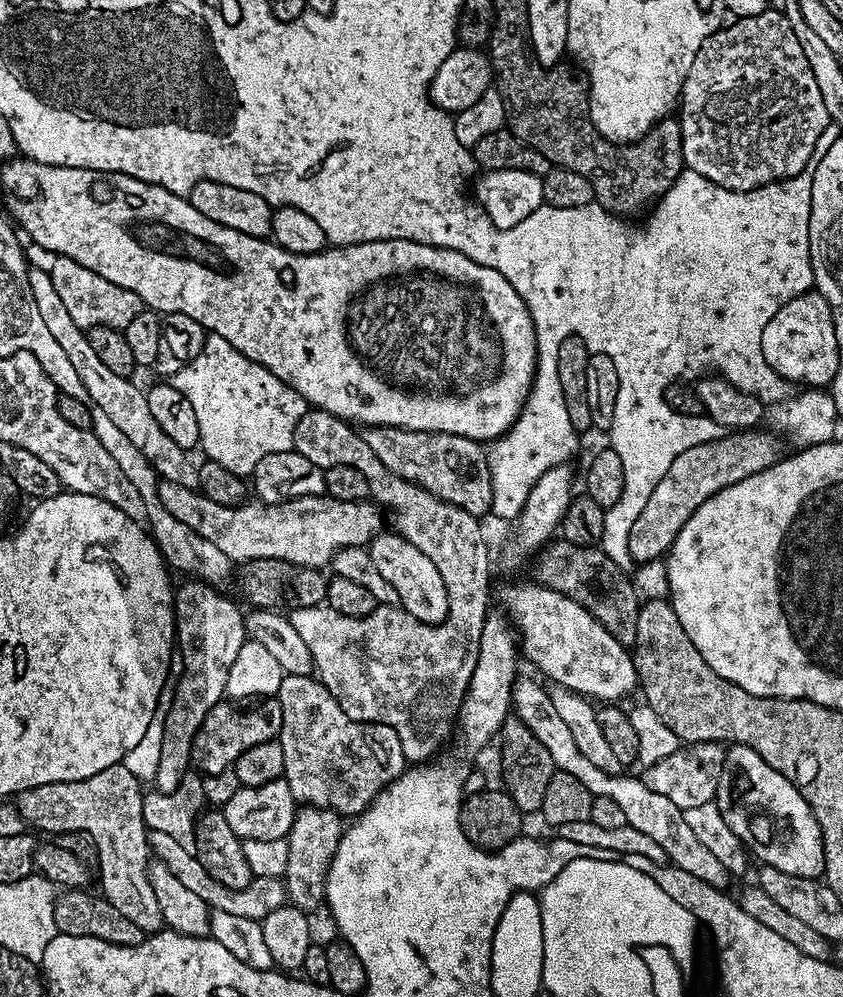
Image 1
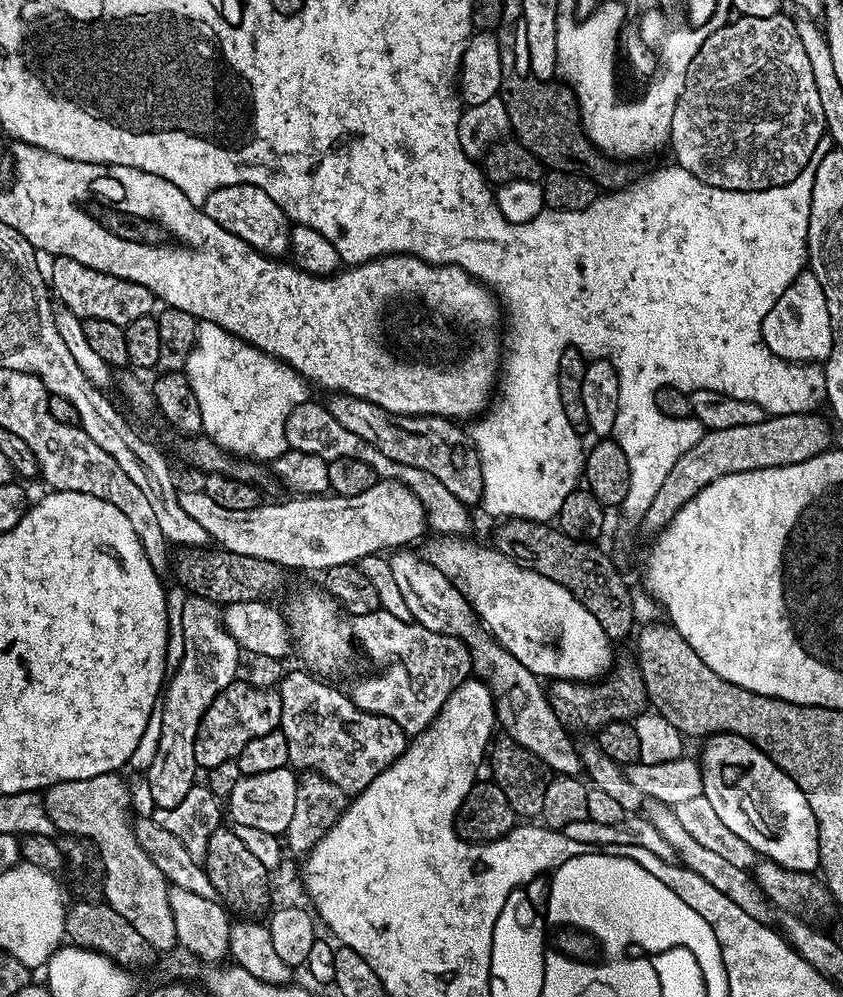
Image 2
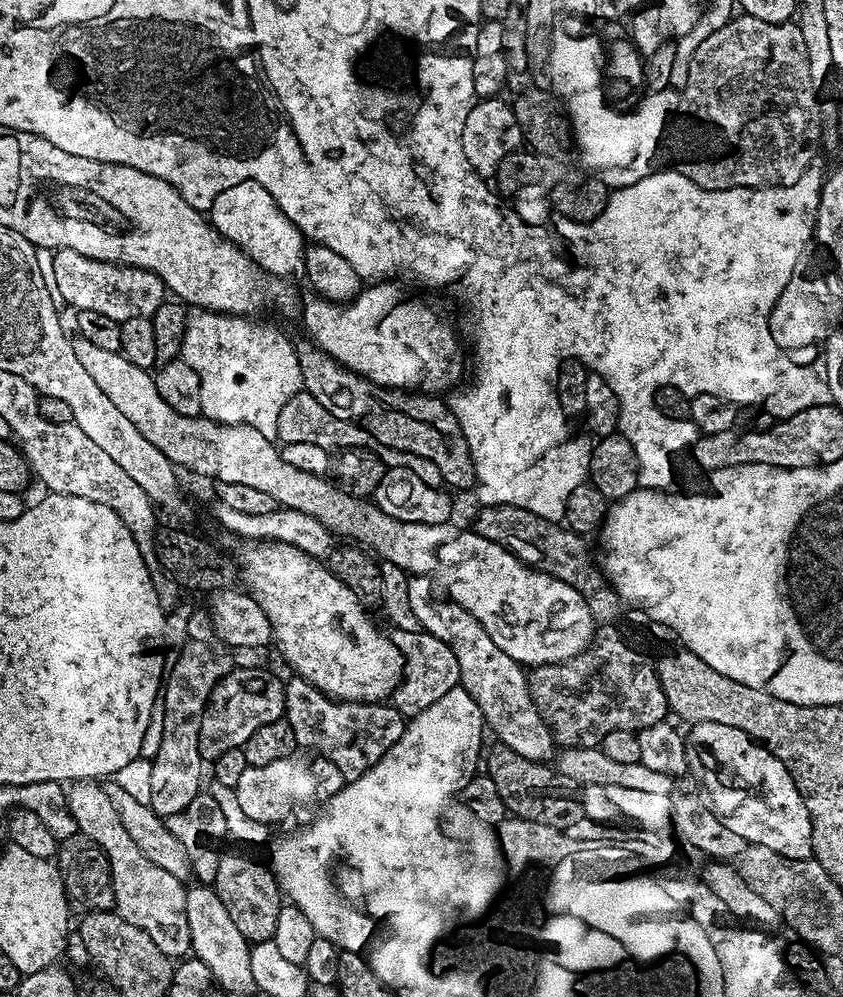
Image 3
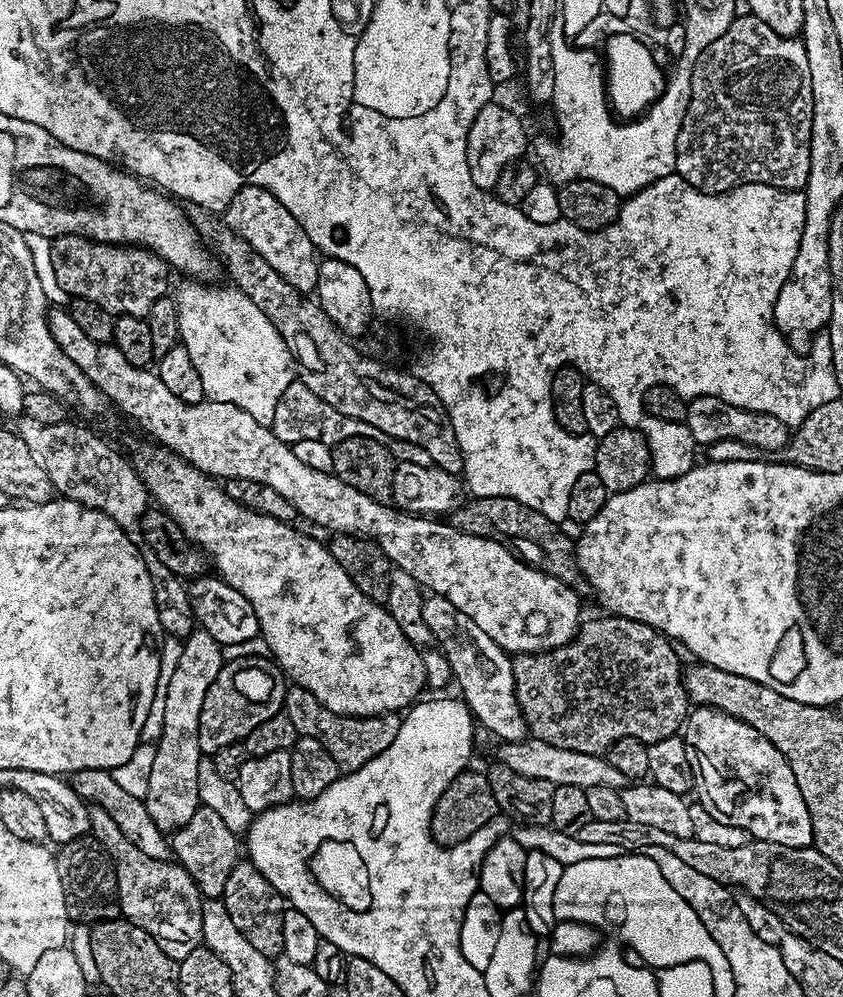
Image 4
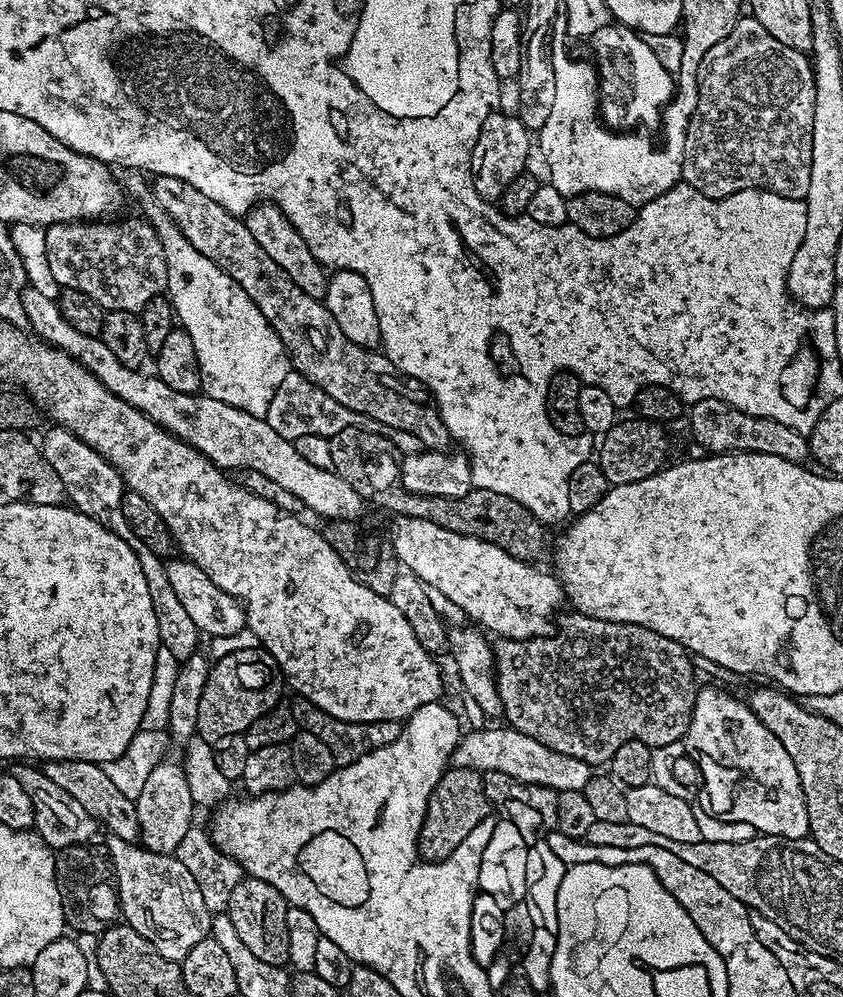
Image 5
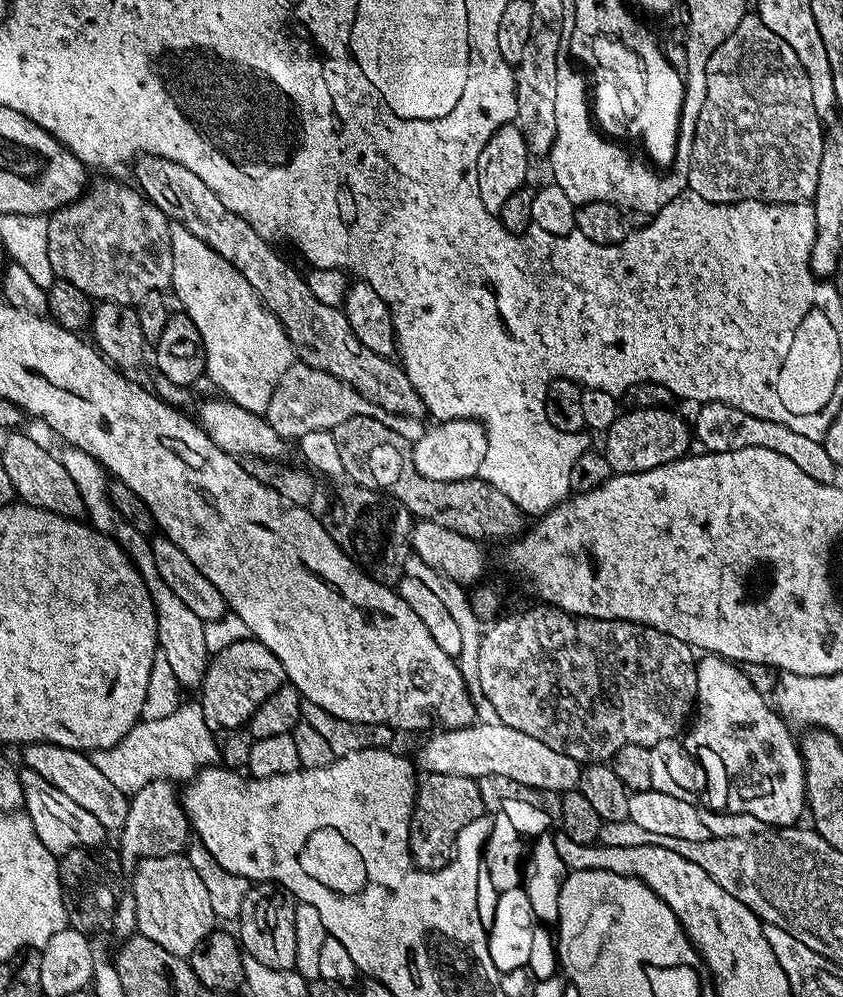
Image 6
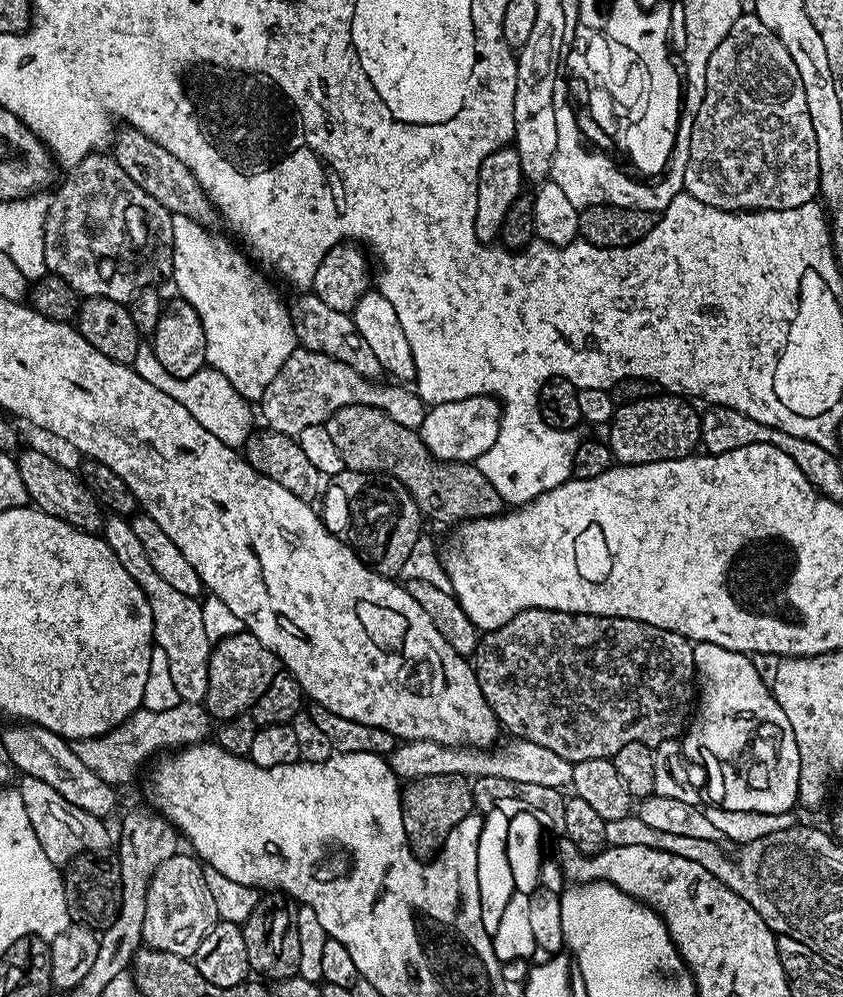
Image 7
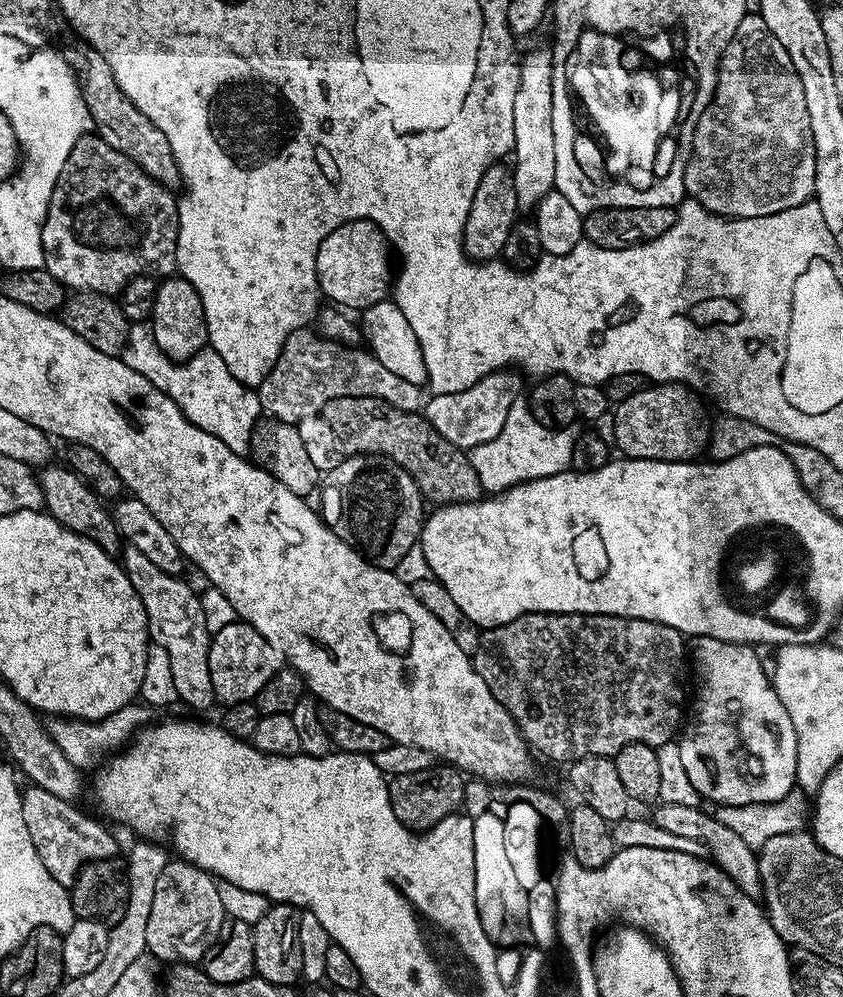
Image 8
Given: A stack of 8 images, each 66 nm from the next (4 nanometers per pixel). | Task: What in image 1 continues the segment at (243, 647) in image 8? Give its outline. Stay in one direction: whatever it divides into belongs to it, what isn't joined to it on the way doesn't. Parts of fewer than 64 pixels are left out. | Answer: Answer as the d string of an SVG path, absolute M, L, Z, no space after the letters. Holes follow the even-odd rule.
M268 698L257 704L260 704L257 708L248 708L245 712L231 708L236 706L228 702L212 707L202 726L198 726L198 734L194 738L192 764L197 773L209 776L227 772L235 765L238 754L250 750L250 746L258 746L258 742L270 742L279 737L282 730L282 706L279 699Z

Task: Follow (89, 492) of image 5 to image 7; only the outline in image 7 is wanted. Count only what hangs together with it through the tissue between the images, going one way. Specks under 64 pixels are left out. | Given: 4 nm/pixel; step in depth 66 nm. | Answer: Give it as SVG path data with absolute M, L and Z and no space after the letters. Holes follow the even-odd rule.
M109 515L103 521L102 535L114 550L116 560L122 562L126 574L138 582L150 602L154 644L166 650L166 658L170 658L170 675L181 701L185 704L203 704L208 689L208 659L214 644L206 638L206 630L202 626L201 601L186 594L178 594L174 586L170 586L154 571L154 566L150 566L150 558L146 558L146 550L142 550L142 542L138 542L131 523L125 517Z

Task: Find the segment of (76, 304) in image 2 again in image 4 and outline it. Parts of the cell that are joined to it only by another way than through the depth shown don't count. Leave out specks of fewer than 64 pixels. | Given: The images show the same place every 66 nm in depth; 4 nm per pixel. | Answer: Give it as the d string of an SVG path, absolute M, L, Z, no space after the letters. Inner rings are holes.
M57 236L52 240L52 257L58 286L62 286L62 290L66 290L69 297L94 302L116 316L147 317L150 306L154 306L154 302L158 302L158 298L162 298L169 291L170 269L167 262L156 252L149 252L147 248L100 244L96 240L87 240L85 236Z

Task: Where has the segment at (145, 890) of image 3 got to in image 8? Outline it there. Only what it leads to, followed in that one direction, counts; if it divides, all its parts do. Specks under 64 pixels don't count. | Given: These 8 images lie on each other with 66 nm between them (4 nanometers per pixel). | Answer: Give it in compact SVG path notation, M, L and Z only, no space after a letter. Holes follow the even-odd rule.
M179 858L169 859L162 870L158 882L154 882L154 902L150 905L150 919L146 921L146 949L157 961L200 962L204 954L220 933L220 927L226 917L222 910L222 901L218 899L216 880L211 872L203 872L197 864L190 864Z

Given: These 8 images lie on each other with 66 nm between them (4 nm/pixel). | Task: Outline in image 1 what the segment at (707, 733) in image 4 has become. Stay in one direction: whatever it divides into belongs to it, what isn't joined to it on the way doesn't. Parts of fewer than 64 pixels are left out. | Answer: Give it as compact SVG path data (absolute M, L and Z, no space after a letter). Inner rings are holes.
M733 744L727 749L723 774L714 801L726 824L738 834L749 853L765 865L772 865L791 876L817 879L824 870L824 843L818 822L800 791L774 766L770 766L750 746Z

